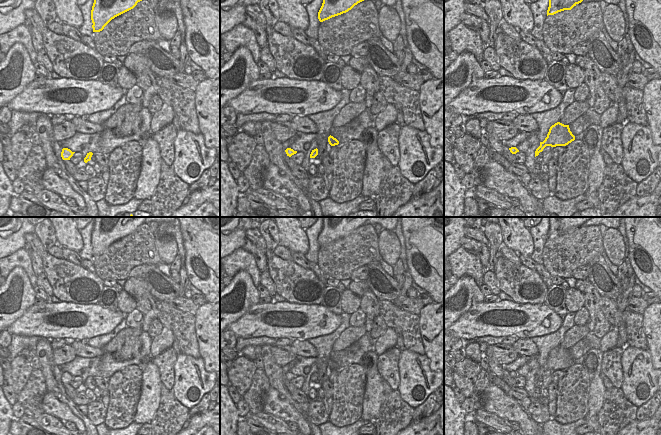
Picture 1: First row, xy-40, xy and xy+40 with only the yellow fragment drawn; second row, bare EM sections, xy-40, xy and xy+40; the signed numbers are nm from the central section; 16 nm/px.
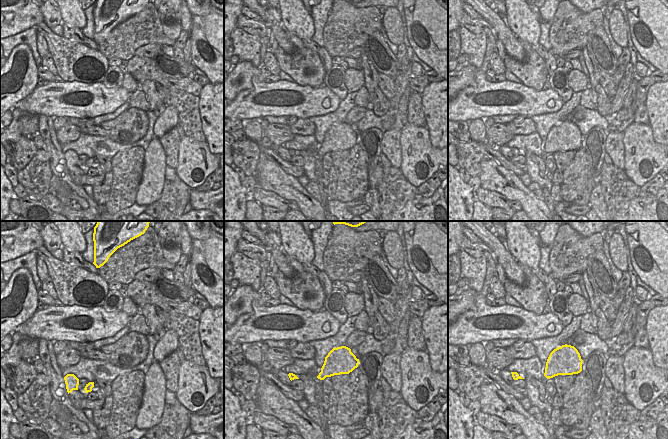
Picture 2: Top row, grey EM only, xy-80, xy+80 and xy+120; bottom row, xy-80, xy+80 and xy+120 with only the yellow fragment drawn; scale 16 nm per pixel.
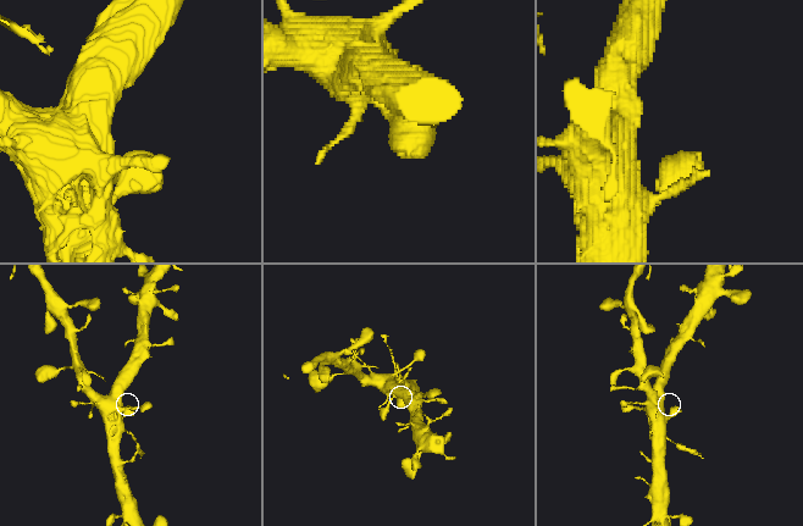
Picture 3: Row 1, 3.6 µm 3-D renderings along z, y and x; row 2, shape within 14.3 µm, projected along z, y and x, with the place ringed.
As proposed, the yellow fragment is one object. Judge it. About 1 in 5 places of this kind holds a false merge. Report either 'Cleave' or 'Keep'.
Keep.

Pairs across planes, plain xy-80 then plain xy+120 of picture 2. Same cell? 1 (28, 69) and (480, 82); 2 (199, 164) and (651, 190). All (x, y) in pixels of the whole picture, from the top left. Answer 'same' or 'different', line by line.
1: different
2: different

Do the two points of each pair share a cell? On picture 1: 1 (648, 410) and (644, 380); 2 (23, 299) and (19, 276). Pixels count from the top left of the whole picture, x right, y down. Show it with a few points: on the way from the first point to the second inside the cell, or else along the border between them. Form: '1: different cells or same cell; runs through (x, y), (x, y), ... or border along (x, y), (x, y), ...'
1: different cells; border along (650, 397), (637, 407)
2: same cell; runs through (19, 293), (19, 282)

